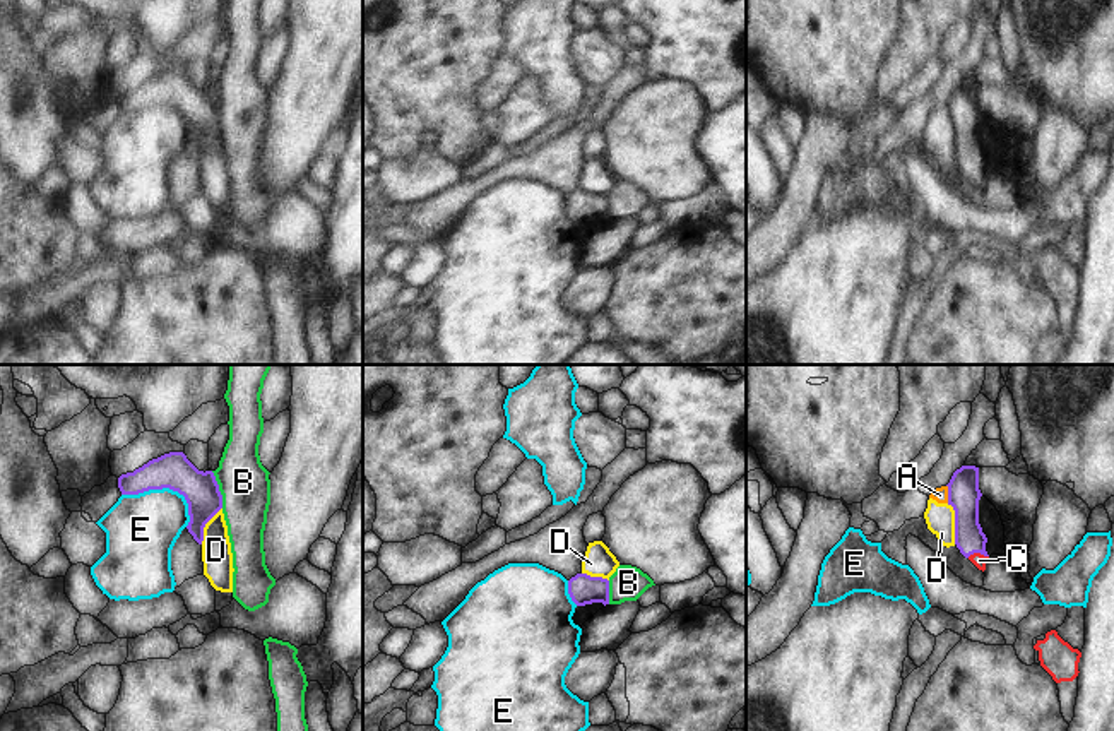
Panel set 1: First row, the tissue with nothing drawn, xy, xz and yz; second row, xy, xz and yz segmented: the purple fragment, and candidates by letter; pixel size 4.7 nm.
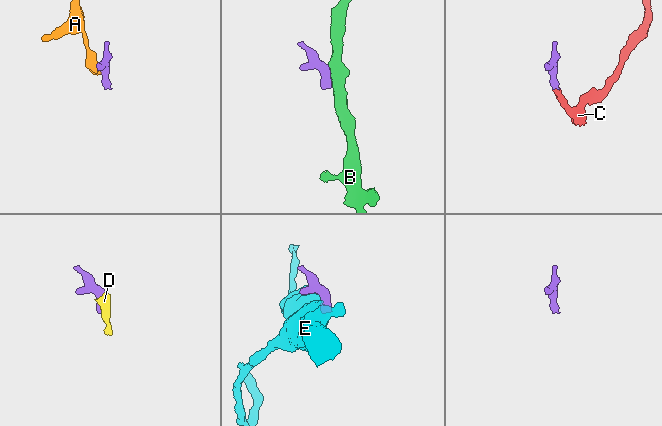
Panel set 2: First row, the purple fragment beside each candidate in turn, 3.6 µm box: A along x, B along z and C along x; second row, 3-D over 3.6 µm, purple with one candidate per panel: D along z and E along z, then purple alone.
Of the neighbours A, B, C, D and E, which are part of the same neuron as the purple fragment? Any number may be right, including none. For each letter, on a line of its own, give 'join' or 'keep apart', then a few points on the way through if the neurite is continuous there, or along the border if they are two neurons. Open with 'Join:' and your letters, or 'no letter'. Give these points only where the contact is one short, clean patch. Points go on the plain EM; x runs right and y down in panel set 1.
Join: C
A: keep apart; border yz (947, 101), (948, 118)
B: keep apart; border xy (211, 88), (223, 124)
C: join; way yz (969, 154), (977, 168), (979, 177)
D: keep apart; border yz (947, 120), (954, 127), (955, 160)
E: keep apart; border xy (122, 110), (177, 106), (187, 120), (190, 137)

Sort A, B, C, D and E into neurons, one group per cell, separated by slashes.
A D / B / C / E

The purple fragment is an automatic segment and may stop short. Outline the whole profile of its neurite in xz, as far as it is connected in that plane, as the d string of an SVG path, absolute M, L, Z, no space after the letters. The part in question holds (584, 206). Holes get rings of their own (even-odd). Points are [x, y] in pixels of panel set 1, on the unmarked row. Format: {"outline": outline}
{"outline": "M577 190L568 197L568 211L577 223L592 219L609 221L609 197Z"}

